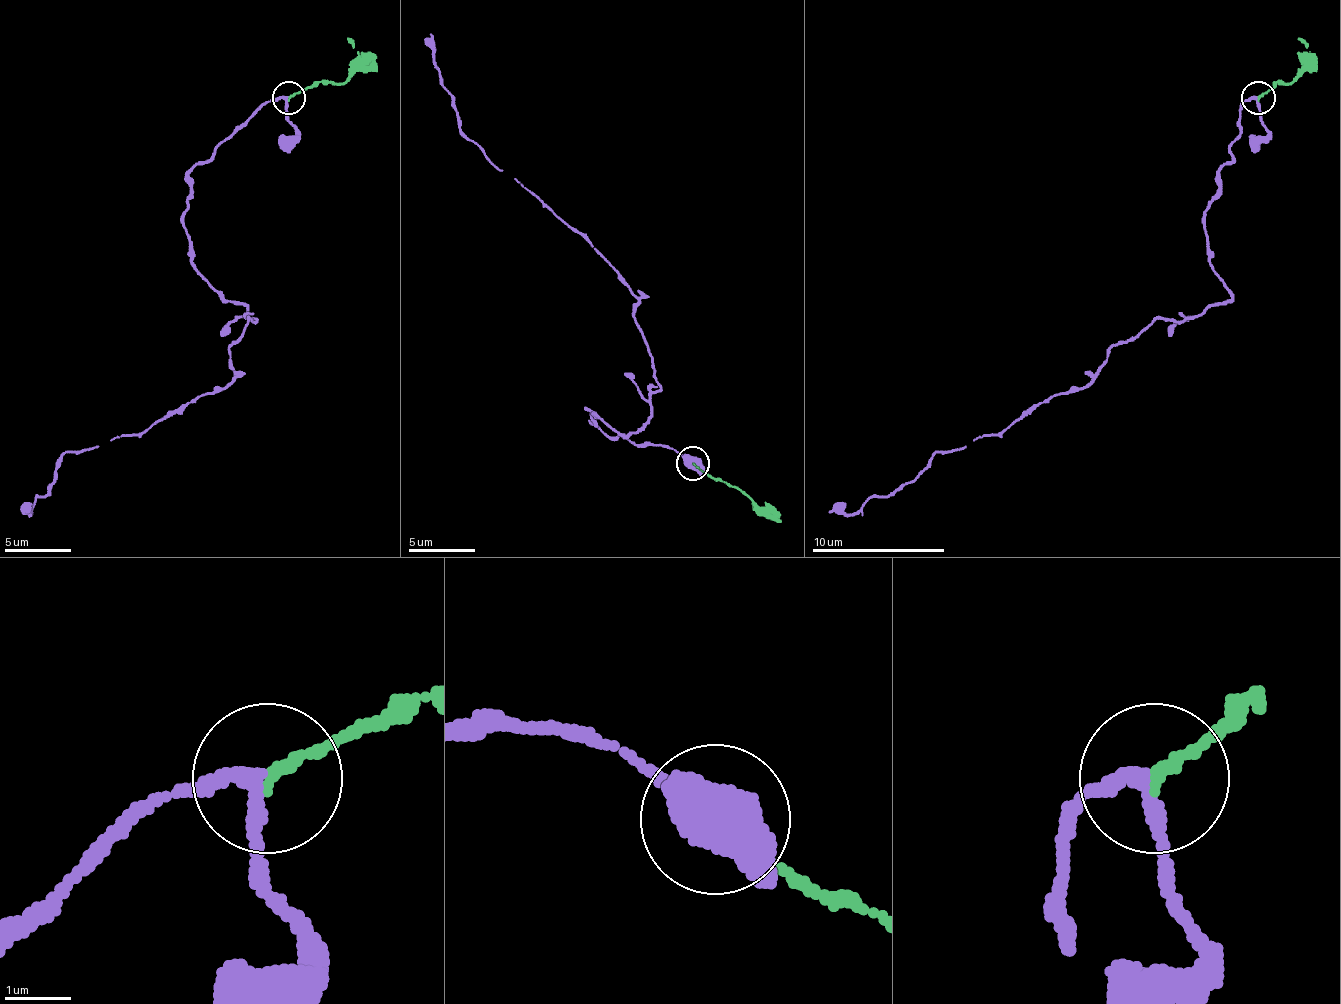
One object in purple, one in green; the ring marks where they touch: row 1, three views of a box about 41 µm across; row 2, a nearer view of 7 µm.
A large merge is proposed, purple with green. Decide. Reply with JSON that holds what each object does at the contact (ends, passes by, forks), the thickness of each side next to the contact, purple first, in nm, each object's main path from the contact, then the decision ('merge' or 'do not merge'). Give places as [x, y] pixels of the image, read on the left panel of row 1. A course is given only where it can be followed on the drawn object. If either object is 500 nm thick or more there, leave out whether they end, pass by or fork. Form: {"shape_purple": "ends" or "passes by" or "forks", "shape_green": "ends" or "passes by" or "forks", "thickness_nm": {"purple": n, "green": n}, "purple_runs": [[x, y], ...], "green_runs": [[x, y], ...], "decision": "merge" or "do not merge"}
{"shape_purple": "passes by", "shape_green": "ends", "thickness_nm": {"purple": 190, "green": 160}, "purple_runs": [[289, 97], [189, 173], [189, 263], [256, 320], [229, 347], [233, 380], [139, 433], [70, 450], [26, 513]], "green_runs": [[289, 97], [346, 80], [356, 54], [346, 37]], "decision": "merge"}

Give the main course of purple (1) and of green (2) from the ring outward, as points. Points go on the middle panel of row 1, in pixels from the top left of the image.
1: (693, 461), (593, 424), (587, 411), (633, 434), (660, 387), (633, 317), (637, 294), (460, 128), (430, 35)
2: (693, 464), (750, 497), (760, 514), (750, 504)

